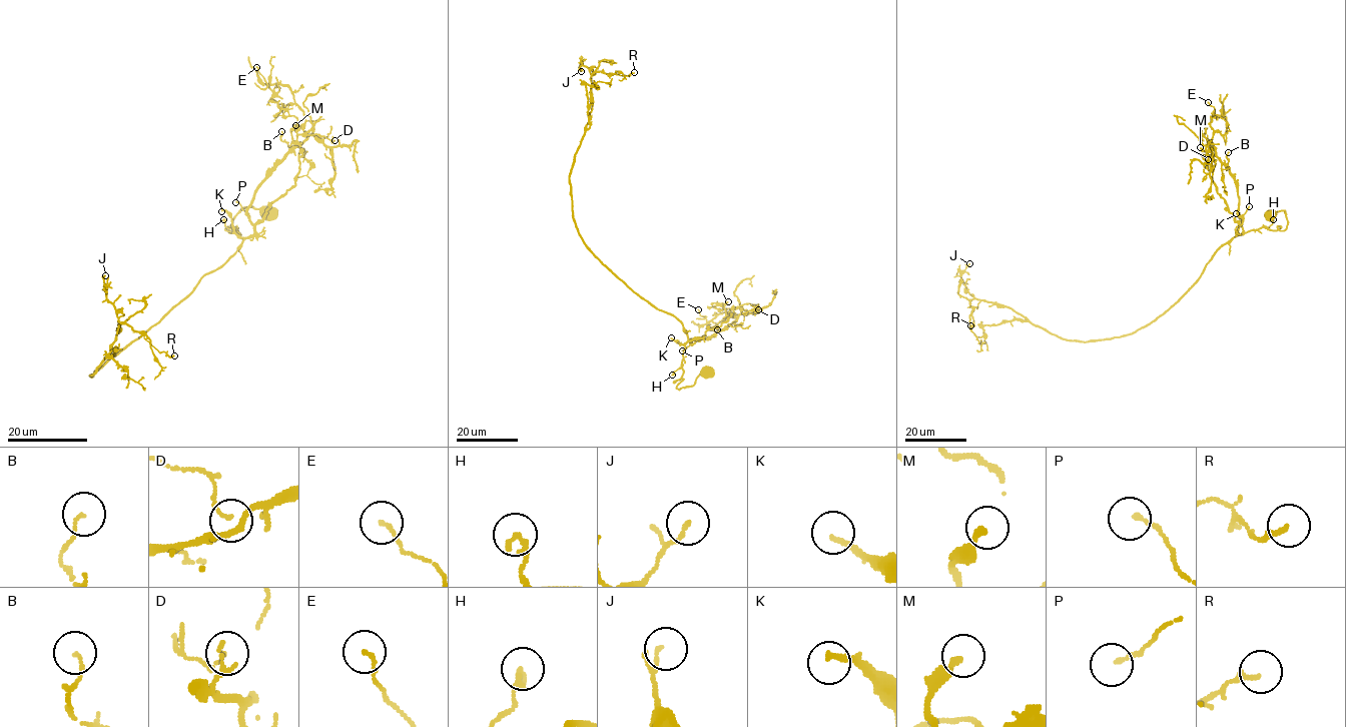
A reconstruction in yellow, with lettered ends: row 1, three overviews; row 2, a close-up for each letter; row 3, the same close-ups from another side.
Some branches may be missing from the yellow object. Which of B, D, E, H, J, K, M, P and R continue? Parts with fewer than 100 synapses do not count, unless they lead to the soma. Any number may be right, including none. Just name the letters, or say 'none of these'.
K

